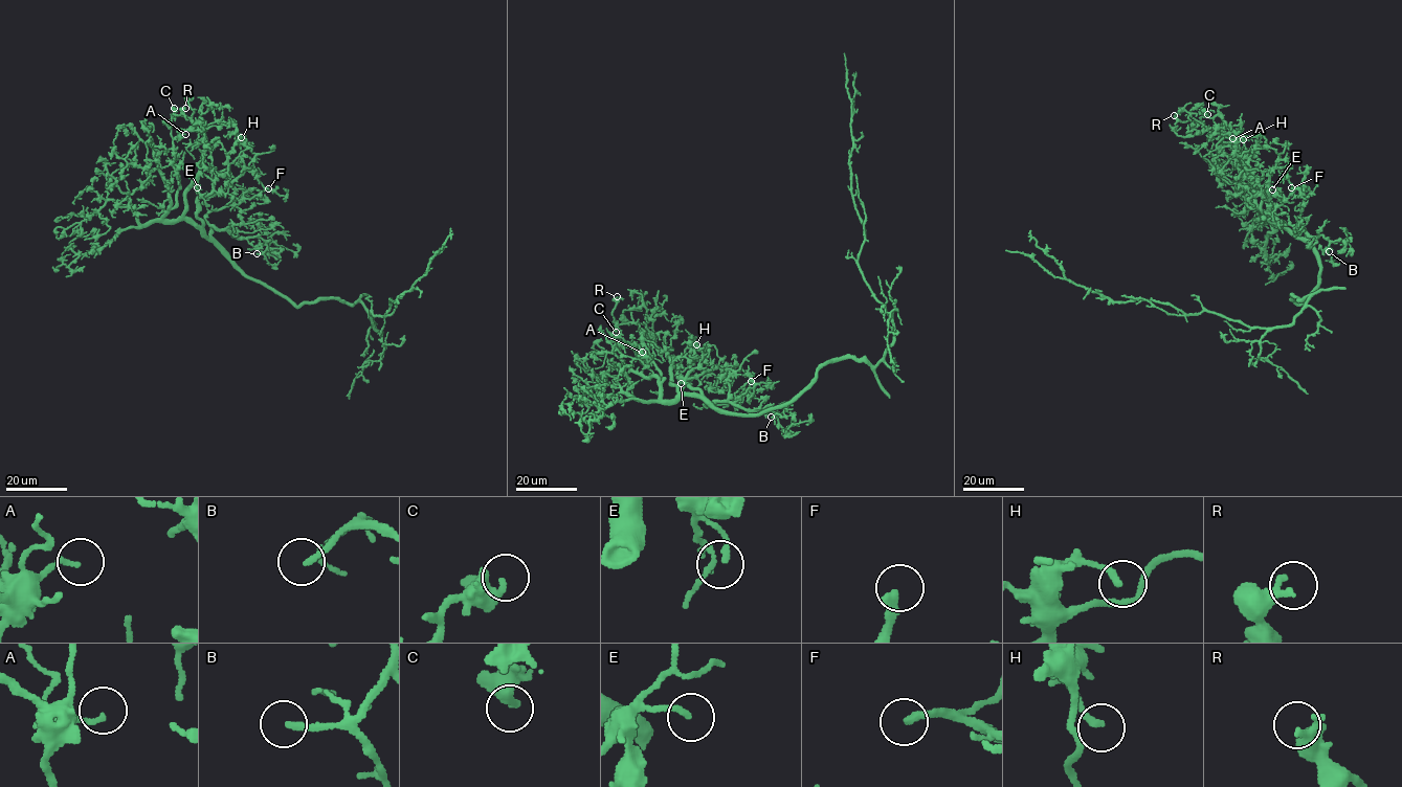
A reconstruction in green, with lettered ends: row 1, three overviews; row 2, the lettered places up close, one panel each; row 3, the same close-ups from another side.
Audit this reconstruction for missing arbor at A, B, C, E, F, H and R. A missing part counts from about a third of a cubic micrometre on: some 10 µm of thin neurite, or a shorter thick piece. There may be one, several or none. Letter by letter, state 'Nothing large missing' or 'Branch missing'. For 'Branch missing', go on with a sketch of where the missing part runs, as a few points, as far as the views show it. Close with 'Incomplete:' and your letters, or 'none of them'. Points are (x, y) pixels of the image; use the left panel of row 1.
A: Nothing large missing
B: Branch missing
C: Nothing large missing
E: Nothing large missing
F: Branch missing
H: Nothing large missing
R: Nothing large missing
Incomplete: B, F

